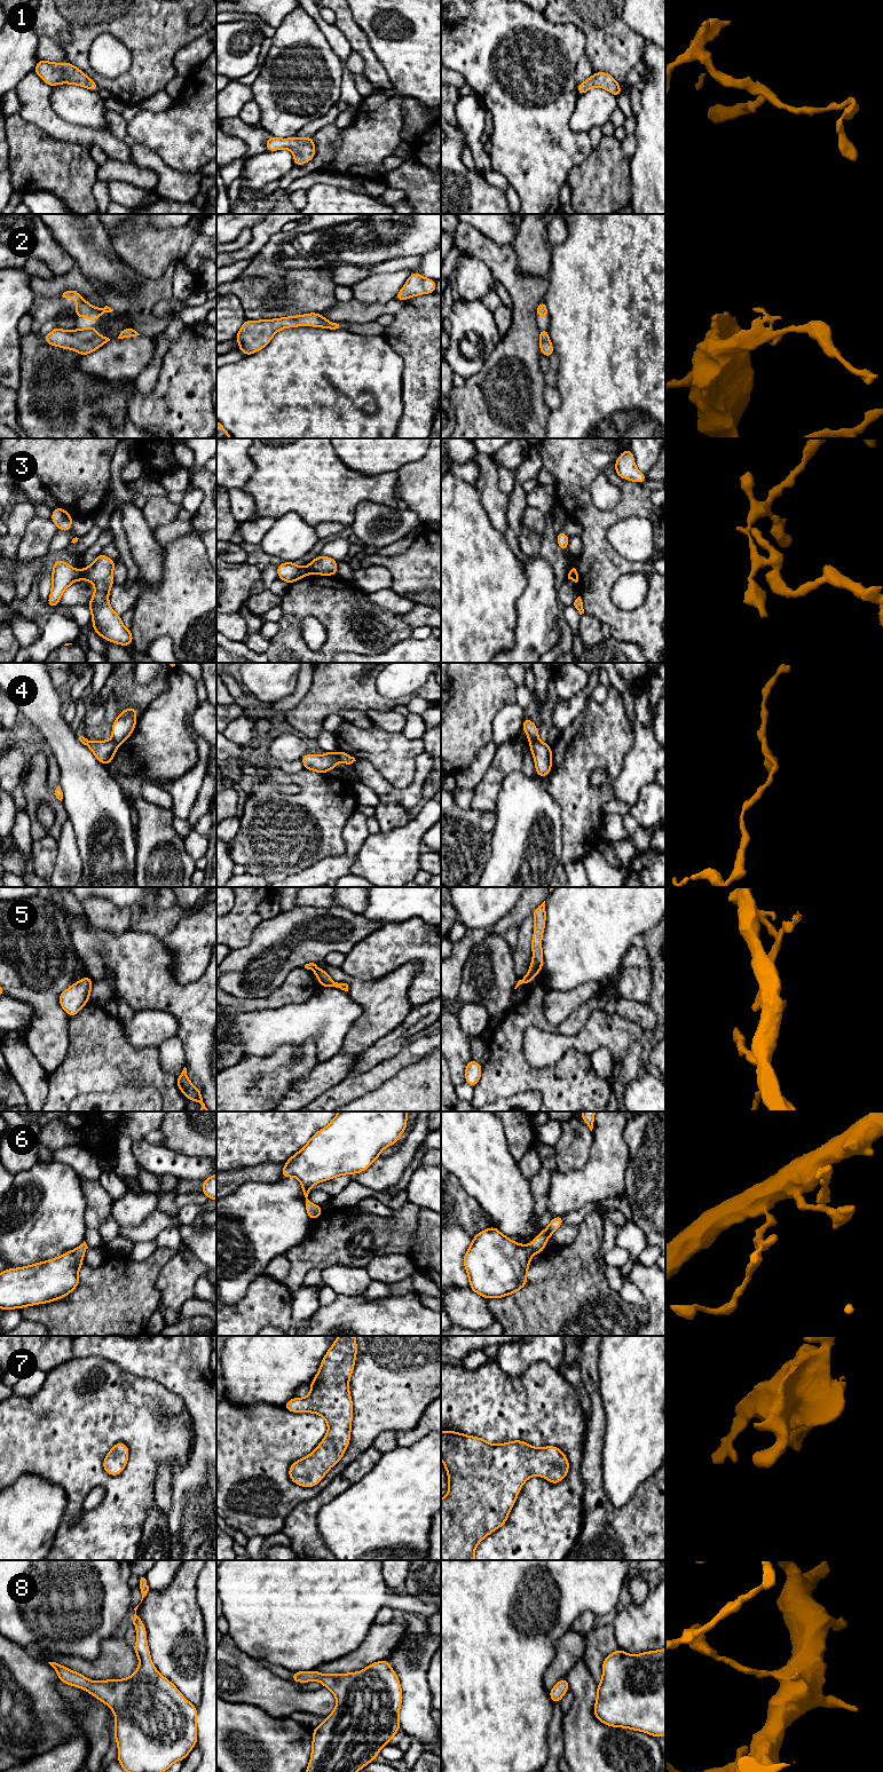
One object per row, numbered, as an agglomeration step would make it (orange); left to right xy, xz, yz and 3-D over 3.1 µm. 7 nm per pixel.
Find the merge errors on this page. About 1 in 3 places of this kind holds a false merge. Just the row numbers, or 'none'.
3, 4, 5

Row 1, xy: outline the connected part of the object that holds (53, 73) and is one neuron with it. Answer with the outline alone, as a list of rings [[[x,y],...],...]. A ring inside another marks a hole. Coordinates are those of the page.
[[[38,60],[33,71],[50,87],[58,84],[70,84],[88,88],[93,92],[100,90],[94,80],[70,62],[53,63]]]

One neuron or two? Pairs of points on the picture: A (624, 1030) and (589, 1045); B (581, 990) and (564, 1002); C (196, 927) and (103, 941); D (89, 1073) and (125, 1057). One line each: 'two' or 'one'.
A: one
B: one
C: two
D: one

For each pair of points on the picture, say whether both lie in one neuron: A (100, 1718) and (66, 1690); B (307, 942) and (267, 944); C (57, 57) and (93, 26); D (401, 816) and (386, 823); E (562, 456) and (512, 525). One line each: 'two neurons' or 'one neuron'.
A: one neuron
B: one neuron
C: two neurons
D: one neuron
E: two neurons

